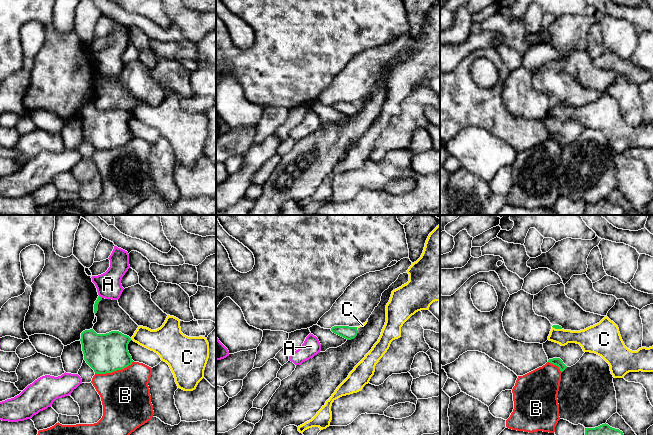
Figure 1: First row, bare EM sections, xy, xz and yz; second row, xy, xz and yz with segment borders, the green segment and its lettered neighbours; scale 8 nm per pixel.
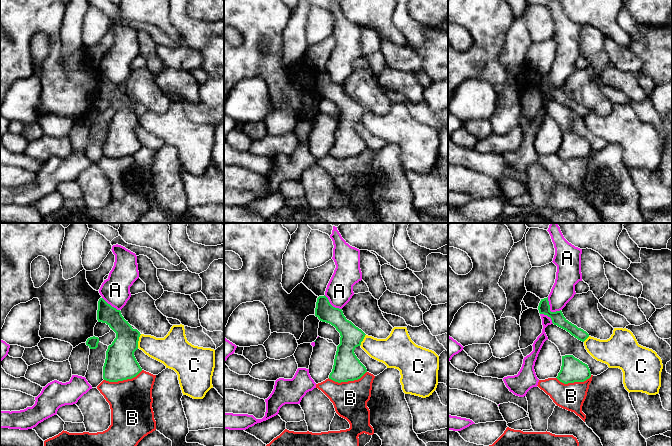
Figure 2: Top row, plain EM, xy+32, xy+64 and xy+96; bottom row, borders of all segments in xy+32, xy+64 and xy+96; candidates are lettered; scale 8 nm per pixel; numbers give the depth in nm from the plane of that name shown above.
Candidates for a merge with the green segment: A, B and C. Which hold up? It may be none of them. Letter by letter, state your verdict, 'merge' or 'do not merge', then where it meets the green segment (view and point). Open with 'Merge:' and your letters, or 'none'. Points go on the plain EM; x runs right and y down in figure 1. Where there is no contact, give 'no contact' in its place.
Merge: none
A: do not merge; meets green in xy at (101, 73)
B: do not merge; meets green in xy at (114, 146)
C: do not merge; meets green in yz at (557, 104)

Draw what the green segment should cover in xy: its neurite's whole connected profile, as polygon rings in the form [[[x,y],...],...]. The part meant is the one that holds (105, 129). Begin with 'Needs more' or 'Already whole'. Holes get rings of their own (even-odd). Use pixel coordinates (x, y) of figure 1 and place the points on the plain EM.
Already whole. [[[93,105],[81,109],[84,136],[96,150],[112,149],[132,140],[128,127],[131,114],[119,107],[97,110]]]

